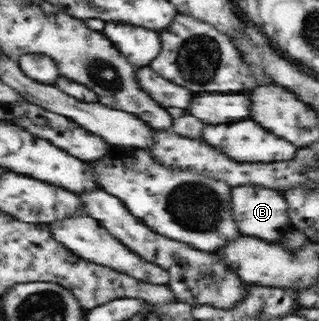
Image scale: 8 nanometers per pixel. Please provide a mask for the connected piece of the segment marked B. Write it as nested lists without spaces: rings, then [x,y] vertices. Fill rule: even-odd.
[[[251,185],[235,187],[233,189],[232,209],[237,227],[245,236],[253,235],[253,237],[269,239],[269,241],[279,241],[284,233],[288,232],[285,229],[289,229],[289,225],[294,227],[294,223],[291,223],[291,217],[289,217],[289,205],[287,205],[285,197],[273,189],[251,187]]]

